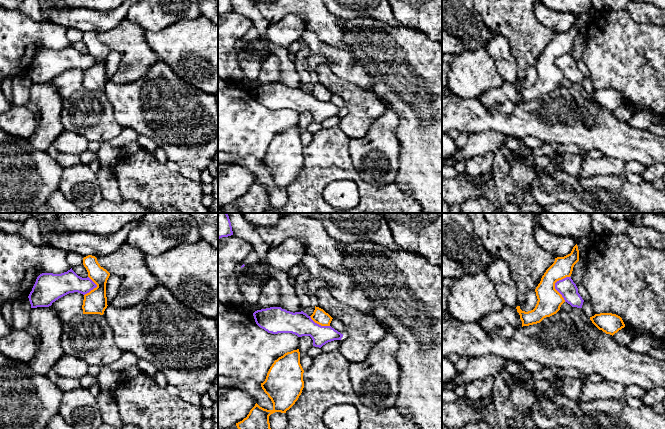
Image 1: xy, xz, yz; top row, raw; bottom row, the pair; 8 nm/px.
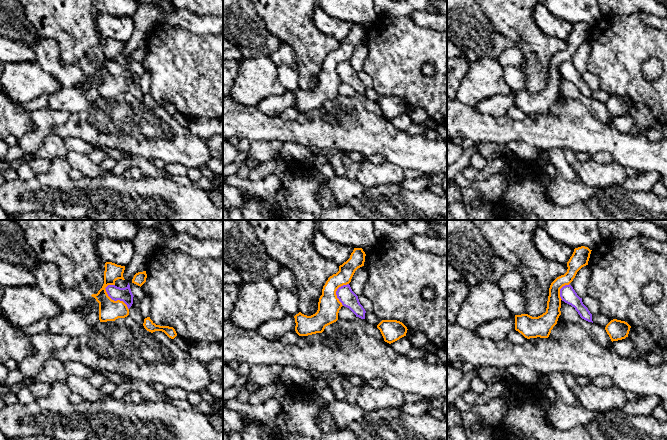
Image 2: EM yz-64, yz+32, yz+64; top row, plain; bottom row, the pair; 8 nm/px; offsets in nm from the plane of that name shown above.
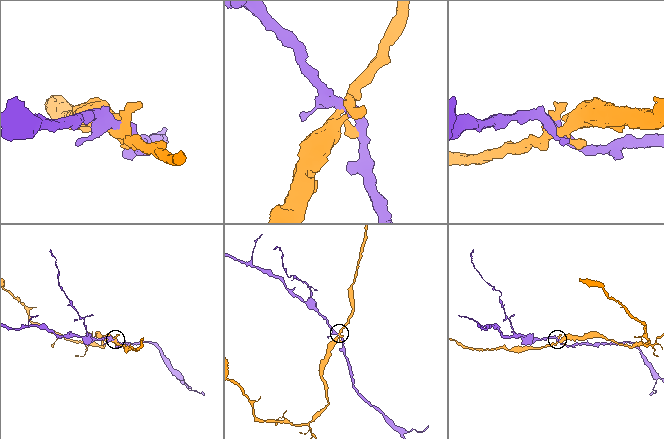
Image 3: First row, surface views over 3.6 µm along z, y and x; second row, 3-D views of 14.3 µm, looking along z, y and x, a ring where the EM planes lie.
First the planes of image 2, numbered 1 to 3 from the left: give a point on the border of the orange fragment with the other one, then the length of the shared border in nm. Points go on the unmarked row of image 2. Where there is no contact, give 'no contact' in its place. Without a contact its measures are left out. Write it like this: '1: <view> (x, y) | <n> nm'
1: yz-64 (114, 76) | 260 nm
2: yz+32 (336, 68) | 190 nm
3: yz+64 (560, 66) | 150 nm

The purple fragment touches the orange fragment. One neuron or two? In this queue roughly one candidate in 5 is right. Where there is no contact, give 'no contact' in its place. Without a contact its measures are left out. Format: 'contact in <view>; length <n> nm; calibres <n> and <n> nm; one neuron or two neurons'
contact in yz; length 220 nm; calibres 150 and 190 nm; two neurons

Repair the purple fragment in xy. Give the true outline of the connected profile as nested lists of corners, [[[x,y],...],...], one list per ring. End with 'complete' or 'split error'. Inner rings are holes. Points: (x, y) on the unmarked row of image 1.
[[[71,44],[61,50],[40,50],[28,74],[31,84],[49,83],[69,69],[78,68],[85,71],[96,63],[97,61],[89,53],[82,54]]]; complete

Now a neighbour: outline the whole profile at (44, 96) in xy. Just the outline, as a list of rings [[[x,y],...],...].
[[[51,83],[32,84],[30,88],[29,101],[38,109],[39,120],[35,132],[28,138],[31,145],[40,151],[49,151],[54,140],[64,131],[61,121],[62,97],[56,87]]]

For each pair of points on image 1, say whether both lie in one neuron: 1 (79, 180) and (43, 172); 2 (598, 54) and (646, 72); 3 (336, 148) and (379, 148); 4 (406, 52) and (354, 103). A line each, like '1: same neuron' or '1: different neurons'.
1: different neurons
2: same neuron
3: different neurons
4: different neurons

